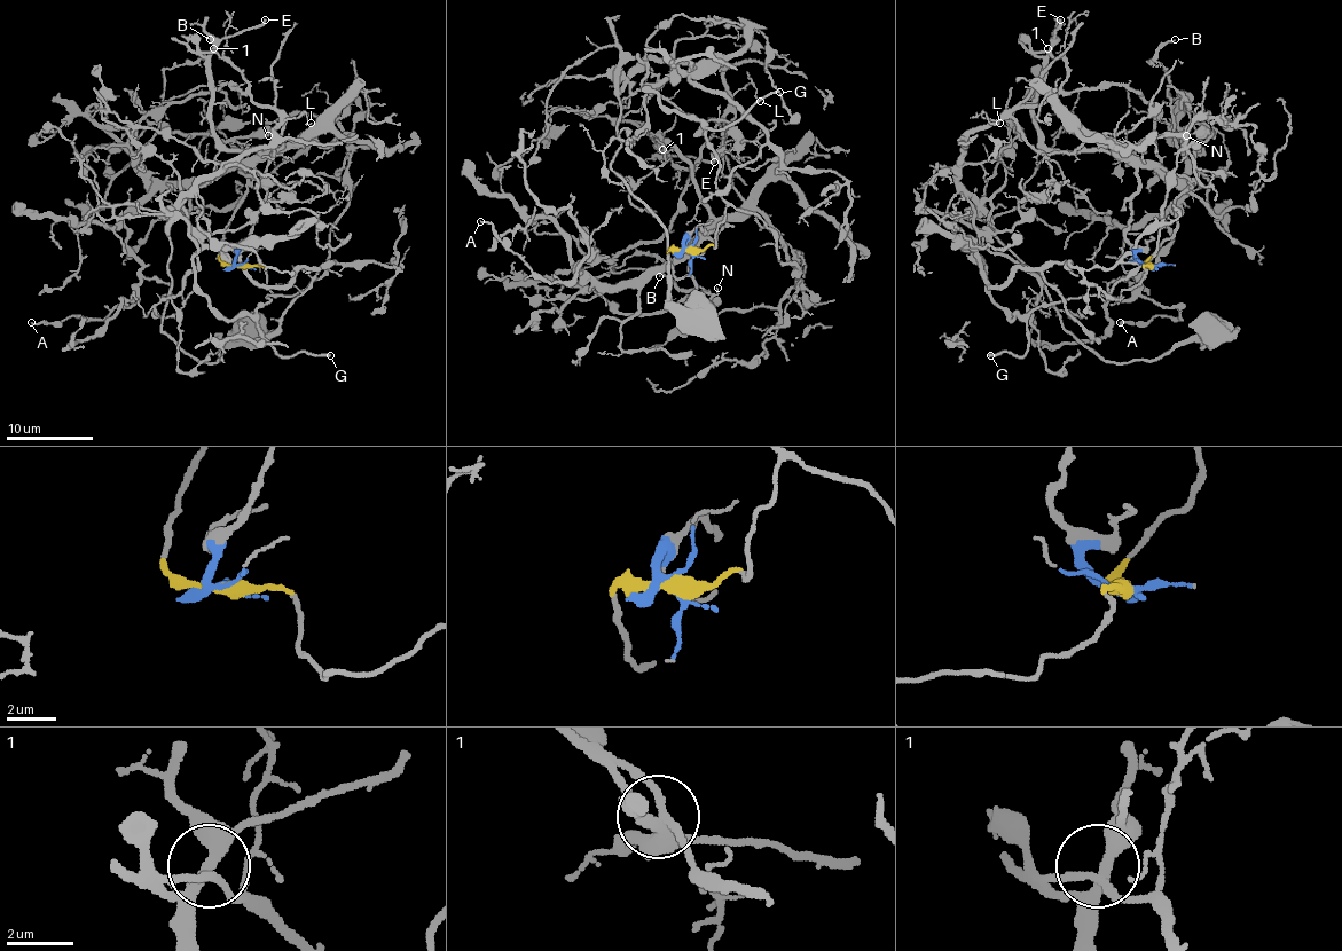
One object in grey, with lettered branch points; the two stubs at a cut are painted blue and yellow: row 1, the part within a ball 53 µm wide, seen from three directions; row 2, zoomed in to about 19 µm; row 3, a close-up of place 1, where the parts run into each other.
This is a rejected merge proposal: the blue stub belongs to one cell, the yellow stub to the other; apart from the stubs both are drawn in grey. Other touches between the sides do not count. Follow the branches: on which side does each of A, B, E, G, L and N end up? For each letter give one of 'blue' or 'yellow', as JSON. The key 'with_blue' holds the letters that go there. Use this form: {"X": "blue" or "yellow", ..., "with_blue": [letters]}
{"A": "blue", "B": "blue", "E": "blue", "G": "yellow", "L": "yellow", "N": "yellow", "with_blue": ["A", "B", "E"]}

